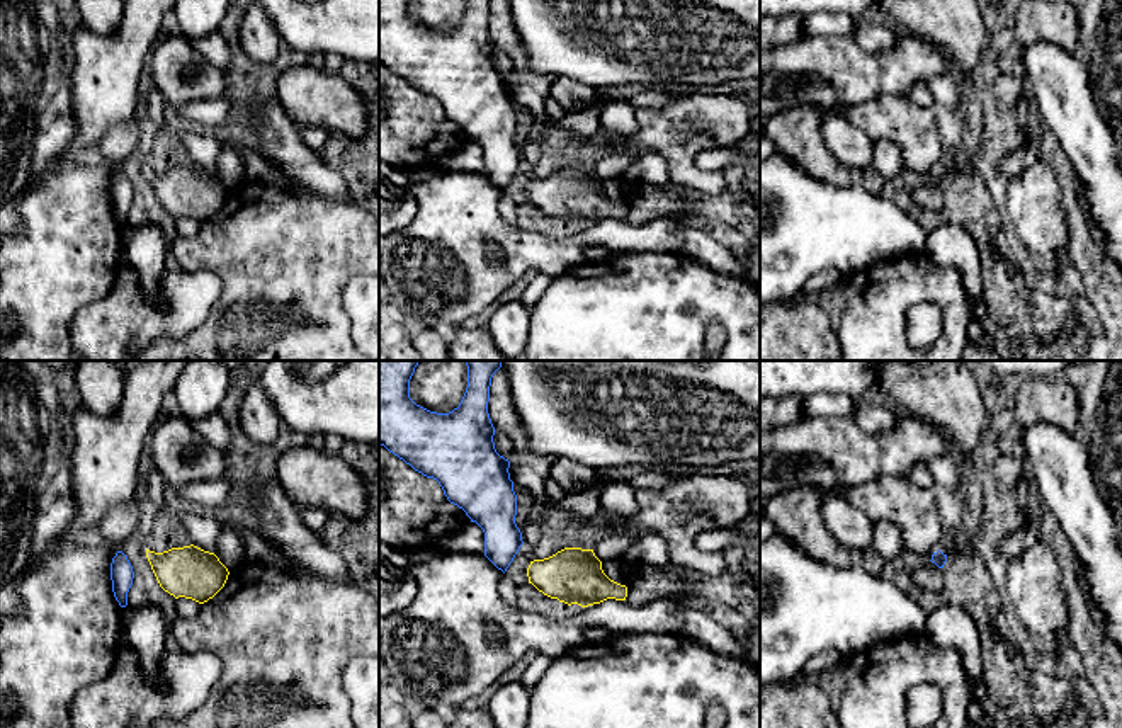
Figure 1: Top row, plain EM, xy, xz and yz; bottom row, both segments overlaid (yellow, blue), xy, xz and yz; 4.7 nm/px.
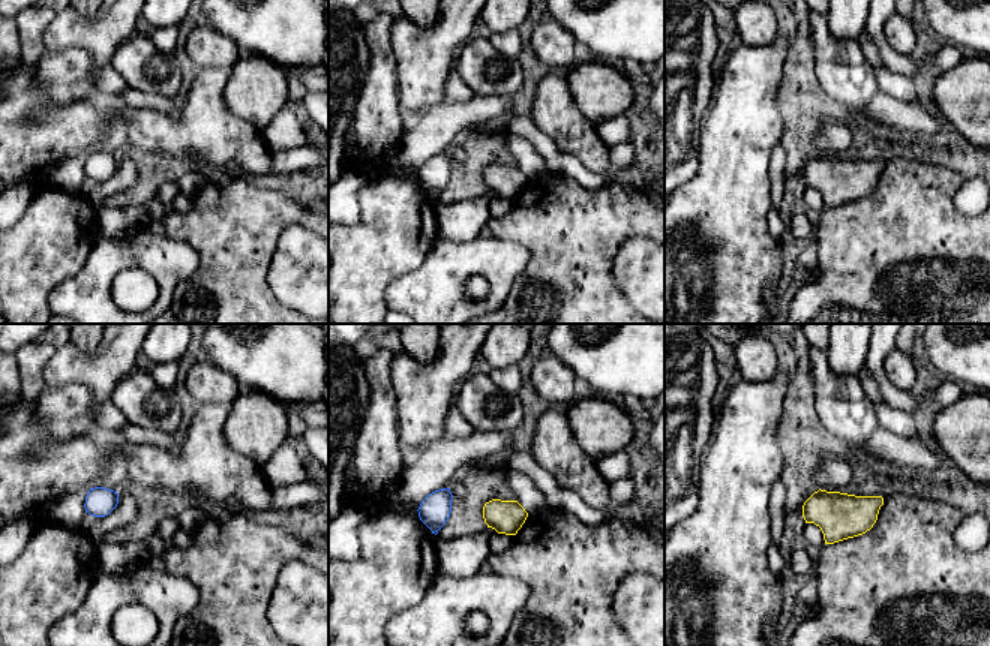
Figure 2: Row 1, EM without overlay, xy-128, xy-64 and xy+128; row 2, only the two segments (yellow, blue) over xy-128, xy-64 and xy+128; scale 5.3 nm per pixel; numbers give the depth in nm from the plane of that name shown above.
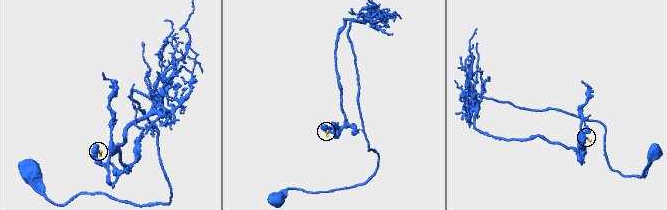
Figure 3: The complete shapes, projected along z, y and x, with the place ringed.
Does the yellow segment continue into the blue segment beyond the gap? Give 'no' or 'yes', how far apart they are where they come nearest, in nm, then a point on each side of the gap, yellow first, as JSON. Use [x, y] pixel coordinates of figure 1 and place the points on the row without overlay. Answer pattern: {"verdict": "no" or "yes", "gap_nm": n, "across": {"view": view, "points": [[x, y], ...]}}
{"verdict": "no", "gap_nm": 80, "across": {"view": "xz", "points": [[531, 181], [517, 170]]}}

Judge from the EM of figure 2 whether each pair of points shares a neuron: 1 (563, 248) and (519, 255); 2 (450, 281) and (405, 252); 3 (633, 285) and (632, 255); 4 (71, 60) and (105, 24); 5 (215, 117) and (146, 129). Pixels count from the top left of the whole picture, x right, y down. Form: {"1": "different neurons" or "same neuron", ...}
{"1": "different neurons", "2": "different neurons", "3": "same neuron", "4": "different neurons", "5": "same neuron"}

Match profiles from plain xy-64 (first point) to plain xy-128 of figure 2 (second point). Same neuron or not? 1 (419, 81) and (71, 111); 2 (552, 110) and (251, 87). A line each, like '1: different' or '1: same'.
1: different
2: different

